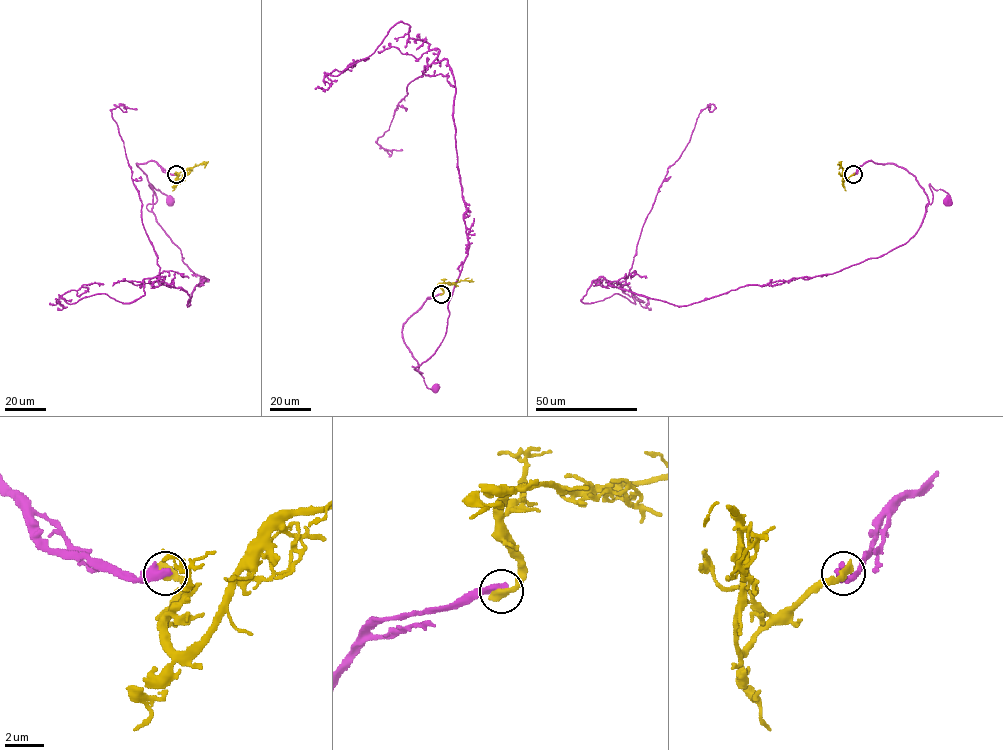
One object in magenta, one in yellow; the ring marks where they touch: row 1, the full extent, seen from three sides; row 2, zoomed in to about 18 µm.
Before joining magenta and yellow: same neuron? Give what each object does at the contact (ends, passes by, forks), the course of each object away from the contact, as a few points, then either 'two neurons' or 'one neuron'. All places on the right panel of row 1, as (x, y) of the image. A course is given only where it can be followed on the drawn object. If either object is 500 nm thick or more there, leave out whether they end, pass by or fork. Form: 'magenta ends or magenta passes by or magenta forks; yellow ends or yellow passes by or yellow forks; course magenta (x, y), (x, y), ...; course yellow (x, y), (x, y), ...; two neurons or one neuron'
course magenta (853, 174), (868, 161), (895, 164), (915, 177), (929, 204), (929, 185), (947, 193), (948, 202); course yellow (853, 174), (842, 181), (841, 161); two neurons

